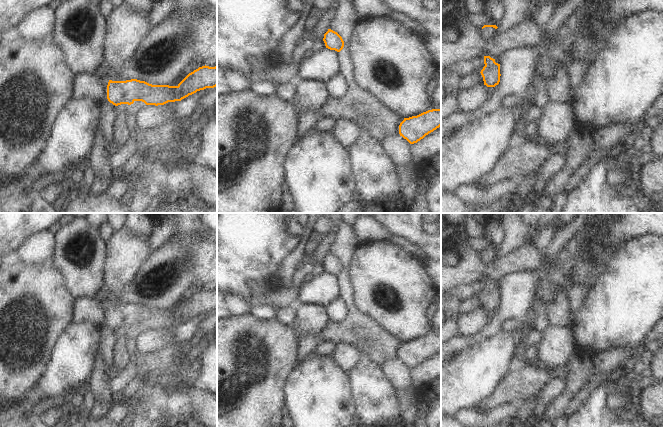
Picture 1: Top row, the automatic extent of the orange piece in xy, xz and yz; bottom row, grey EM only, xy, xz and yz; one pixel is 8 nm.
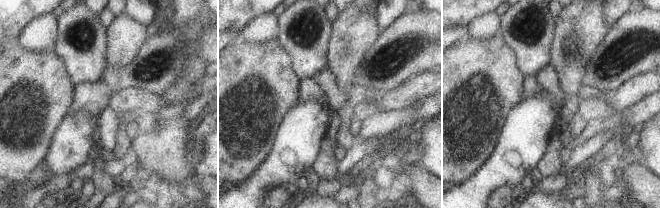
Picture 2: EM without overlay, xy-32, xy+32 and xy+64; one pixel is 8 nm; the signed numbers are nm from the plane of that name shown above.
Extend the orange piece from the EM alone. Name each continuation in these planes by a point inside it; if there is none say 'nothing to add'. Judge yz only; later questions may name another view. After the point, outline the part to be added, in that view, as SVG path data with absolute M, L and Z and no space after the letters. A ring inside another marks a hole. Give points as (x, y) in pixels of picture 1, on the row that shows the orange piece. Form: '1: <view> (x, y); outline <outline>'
1: yz (487, 31); outline M485 27L482 29L482 31L485 36L492 36L497 33L497 29L493 27Z

